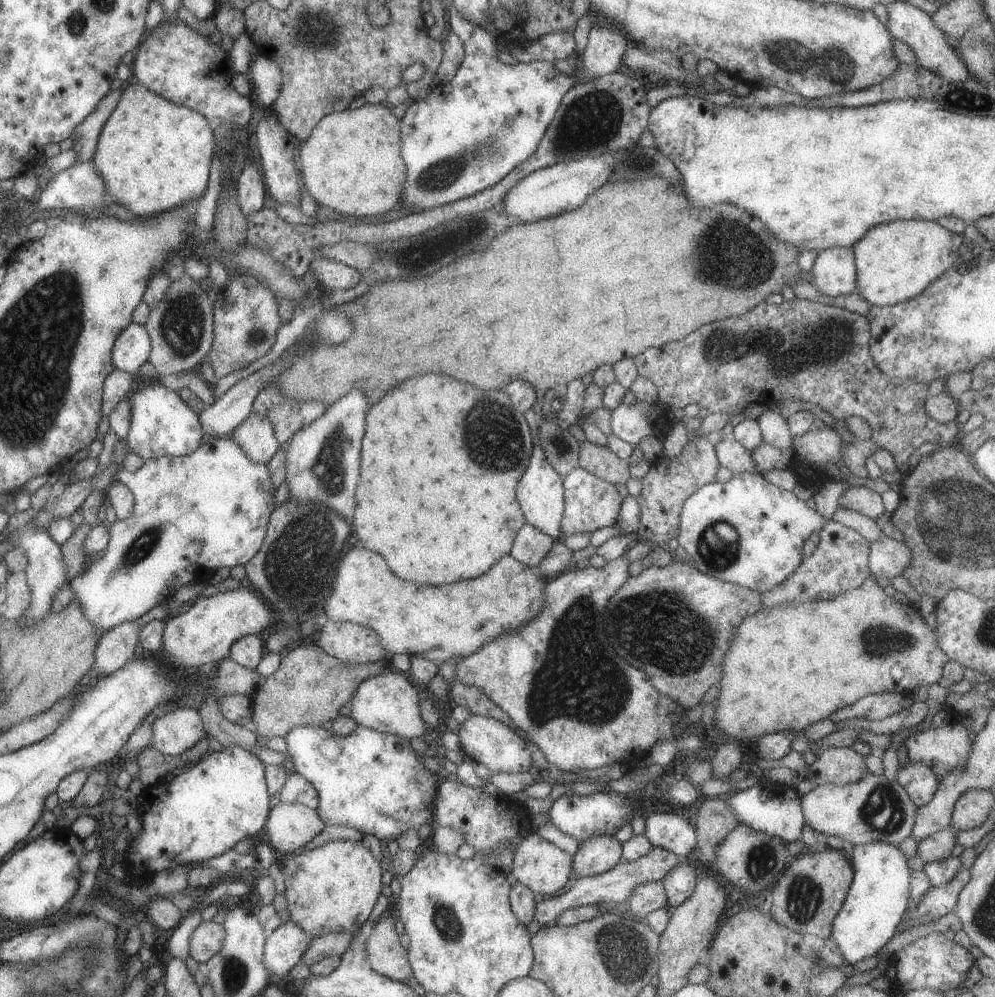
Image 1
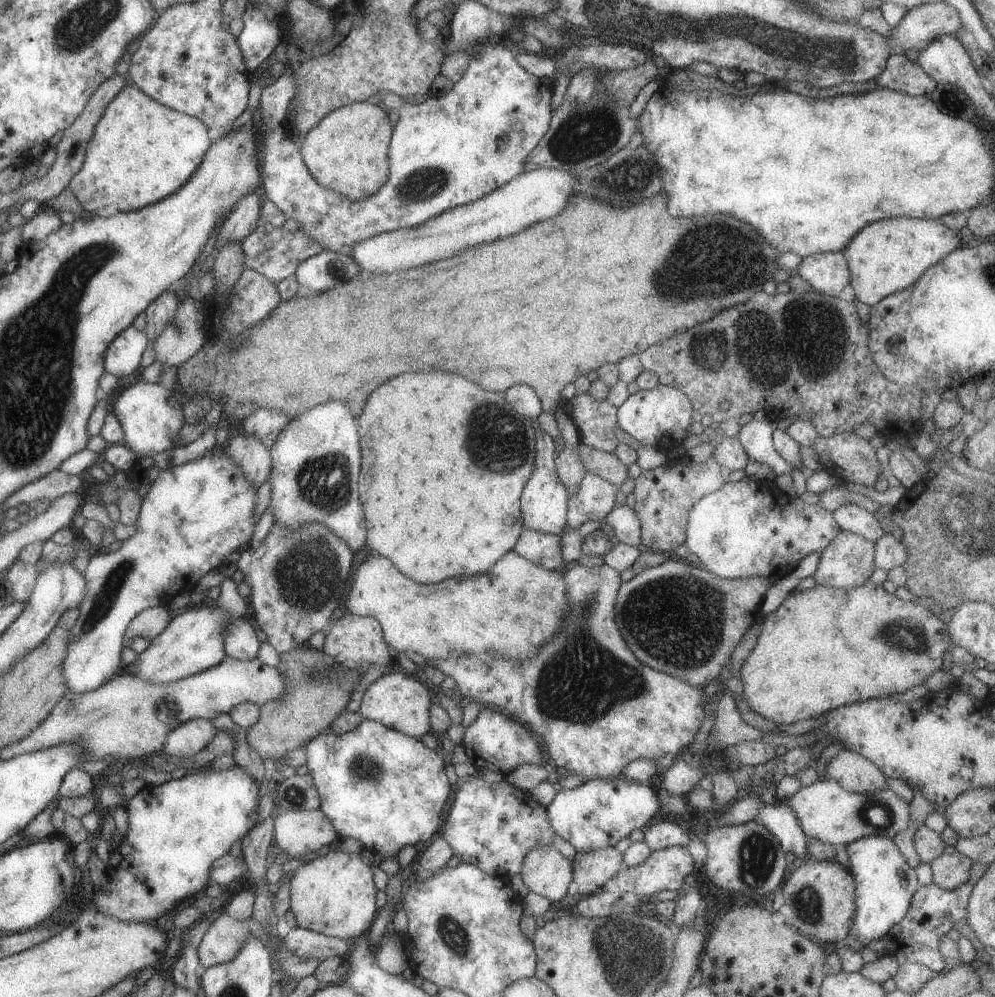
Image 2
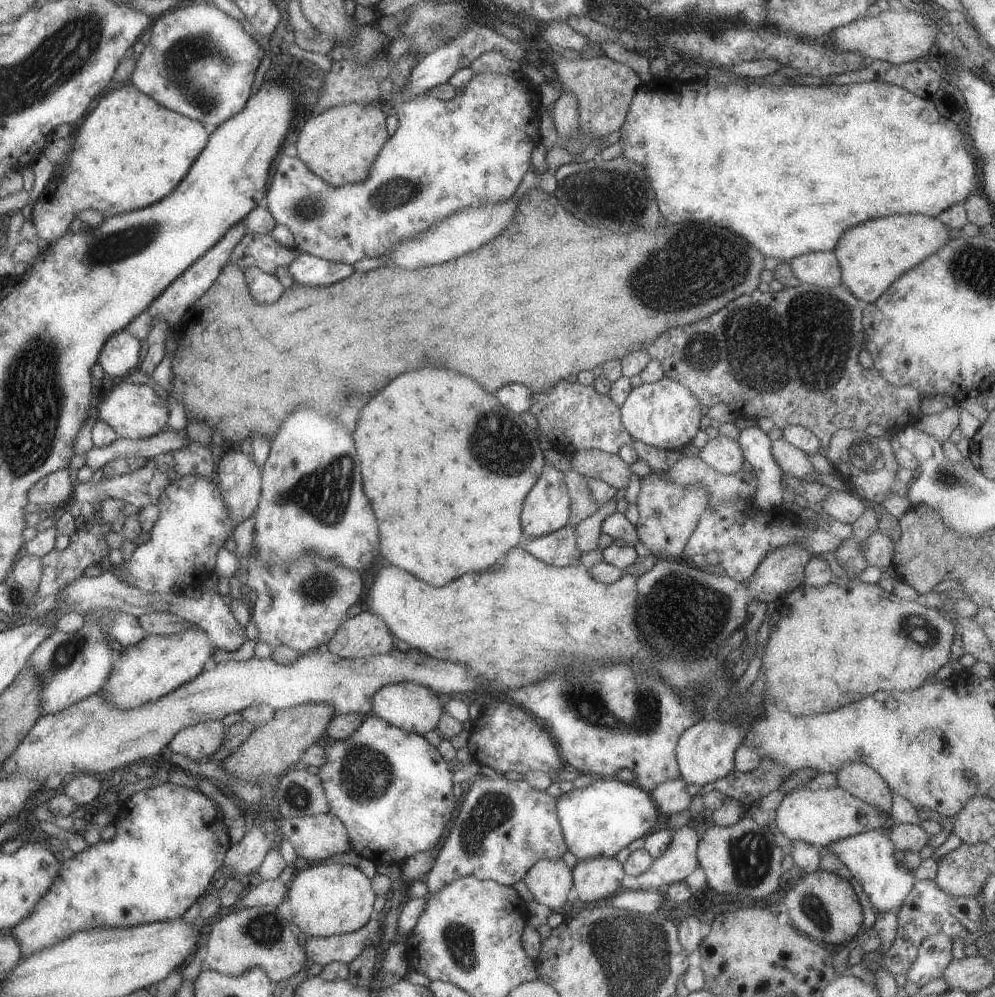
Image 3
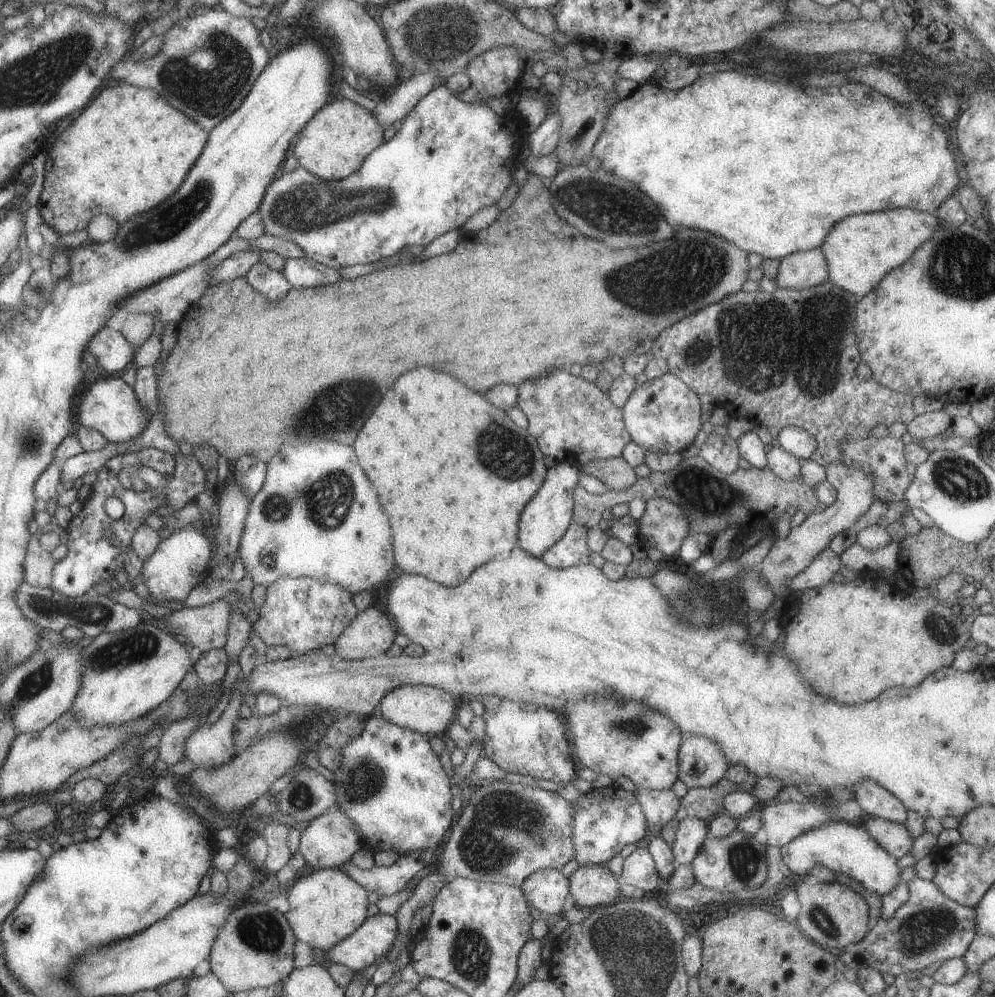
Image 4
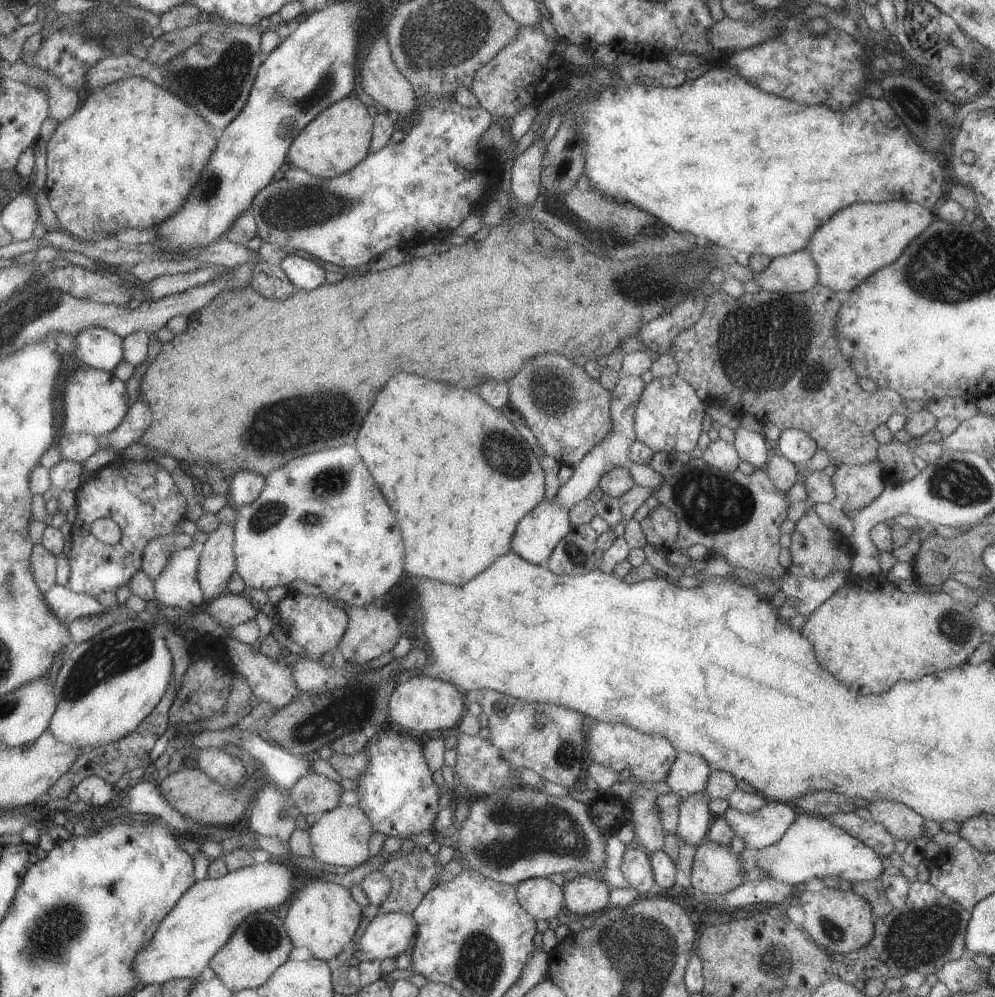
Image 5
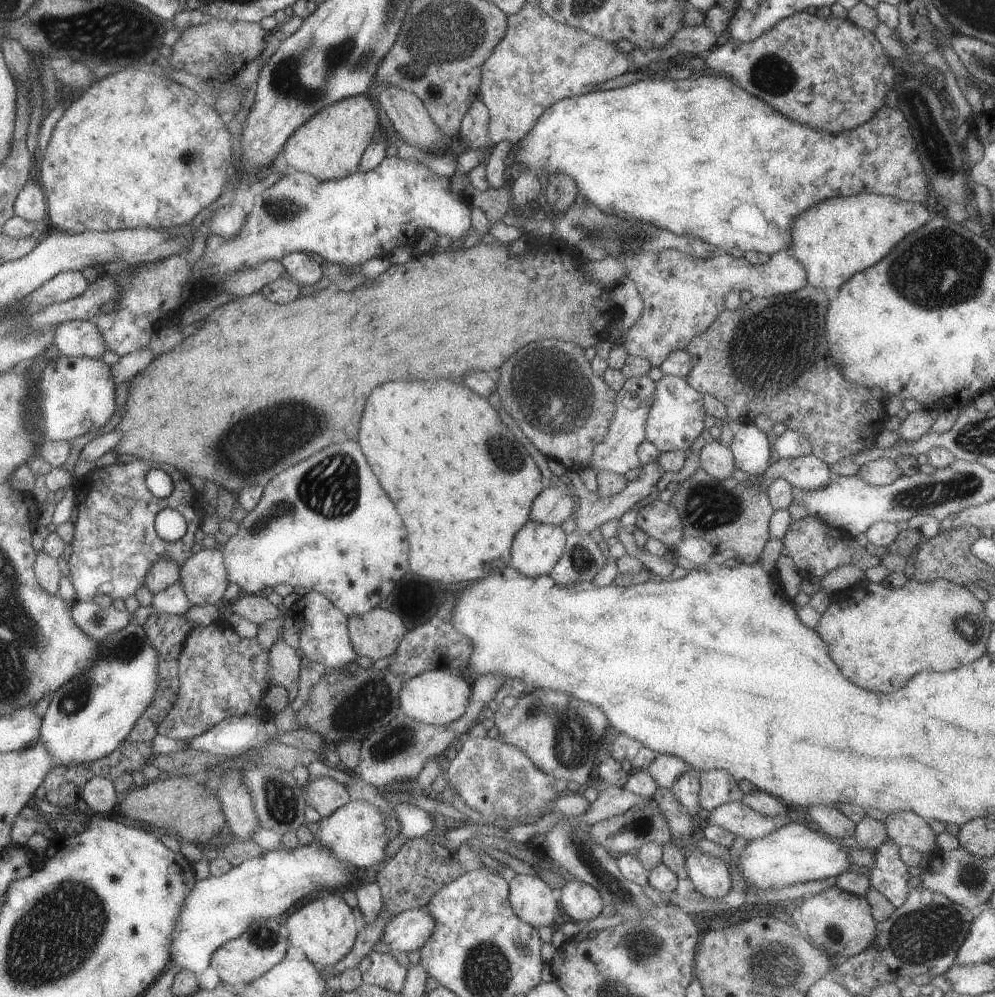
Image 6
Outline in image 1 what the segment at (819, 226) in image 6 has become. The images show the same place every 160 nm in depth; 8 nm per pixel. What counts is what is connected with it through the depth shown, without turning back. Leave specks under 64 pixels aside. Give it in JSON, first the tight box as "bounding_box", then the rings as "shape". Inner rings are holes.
{"bounding_box":[850,220,963,306],"shape":[[[899,220],[873,226],[850,248],[856,266],[855,292],[870,305],[891,306],[916,297],[931,281],[958,263],[957,252],[963,244],[962,235],[943,228],[936,220]]]}

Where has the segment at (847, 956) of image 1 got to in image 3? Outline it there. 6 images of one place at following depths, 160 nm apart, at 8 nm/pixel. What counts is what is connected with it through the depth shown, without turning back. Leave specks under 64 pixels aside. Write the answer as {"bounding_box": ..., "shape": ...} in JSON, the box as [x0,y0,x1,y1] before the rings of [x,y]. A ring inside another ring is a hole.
{"bounding_box":[827,830,916,914],"shape":[[[871,830],[847,838],[839,838],[831,844],[827,844],[829,852],[833,852],[841,860],[841,863],[849,870],[852,877],[862,892],[867,896],[869,904],[877,914],[885,912],[899,912],[905,896],[913,888],[916,879],[914,872],[907,868],[903,851],[899,851],[897,846],[889,840],[885,831]]]}

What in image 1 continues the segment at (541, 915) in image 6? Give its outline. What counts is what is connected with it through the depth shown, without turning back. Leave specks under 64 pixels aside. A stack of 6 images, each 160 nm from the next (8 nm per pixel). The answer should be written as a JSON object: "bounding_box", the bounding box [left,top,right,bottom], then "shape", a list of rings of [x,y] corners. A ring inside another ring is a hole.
{"bounding_box":[510,831,572,897],"shape":[[[531,831],[531,834],[526,836],[515,849],[510,870],[519,883],[532,893],[538,892],[544,897],[552,897],[561,892],[572,871],[572,856],[544,840],[535,831]]]}

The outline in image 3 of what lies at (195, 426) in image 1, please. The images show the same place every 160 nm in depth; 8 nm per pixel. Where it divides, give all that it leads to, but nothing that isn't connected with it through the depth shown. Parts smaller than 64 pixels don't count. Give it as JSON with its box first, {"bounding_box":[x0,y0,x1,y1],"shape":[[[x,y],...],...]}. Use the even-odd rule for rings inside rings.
{"bounding_box":[96,381,168,440],"shape":[[[124,381],[113,386],[111,391],[102,398],[97,405],[96,418],[108,424],[109,428],[116,432],[117,437],[137,440],[157,434],[157,431],[165,430],[168,406],[167,402],[164,403],[158,398],[149,385],[134,385]]]}

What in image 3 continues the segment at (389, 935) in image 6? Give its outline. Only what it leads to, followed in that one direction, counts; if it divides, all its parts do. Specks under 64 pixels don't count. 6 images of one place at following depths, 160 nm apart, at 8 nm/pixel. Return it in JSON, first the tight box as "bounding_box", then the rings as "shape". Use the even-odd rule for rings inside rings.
{"bounding_box":[303,917,381,966],"shape":[[[373,917],[362,928],[348,934],[326,938],[307,936],[303,950],[311,963],[324,966],[336,961],[349,965],[353,958],[363,952],[365,946],[377,946],[381,934],[381,924]]]}

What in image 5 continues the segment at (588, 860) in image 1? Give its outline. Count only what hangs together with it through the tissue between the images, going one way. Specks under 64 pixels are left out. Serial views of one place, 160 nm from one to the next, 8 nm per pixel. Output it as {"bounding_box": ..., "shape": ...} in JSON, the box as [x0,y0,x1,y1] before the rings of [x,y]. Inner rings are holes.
{"bounding_box":[562,875,609,918],"shape":[[[576,875],[562,885],[564,908],[579,918],[591,917],[605,908],[609,890],[603,881]]]}

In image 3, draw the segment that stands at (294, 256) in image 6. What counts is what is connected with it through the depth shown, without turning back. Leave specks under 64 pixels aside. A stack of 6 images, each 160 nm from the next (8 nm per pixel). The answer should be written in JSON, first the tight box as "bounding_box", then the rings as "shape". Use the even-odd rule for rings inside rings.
{"bounding_box":[285,252,354,287],"shape":[[[301,252],[285,267],[295,283],[310,287],[329,286],[354,272],[351,265],[326,261]]]}

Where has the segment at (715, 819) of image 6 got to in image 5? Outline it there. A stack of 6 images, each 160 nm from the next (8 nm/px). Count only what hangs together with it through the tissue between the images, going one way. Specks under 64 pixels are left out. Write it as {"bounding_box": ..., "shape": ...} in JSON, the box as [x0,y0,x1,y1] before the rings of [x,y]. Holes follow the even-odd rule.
{"bounding_box":[721,800,797,850],"shape":[[[769,800],[759,810],[752,813],[737,812],[728,806],[721,816],[733,831],[734,836],[741,838],[747,847],[759,850],[759,848],[765,848],[777,842],[797,815],[792,804]]]}

